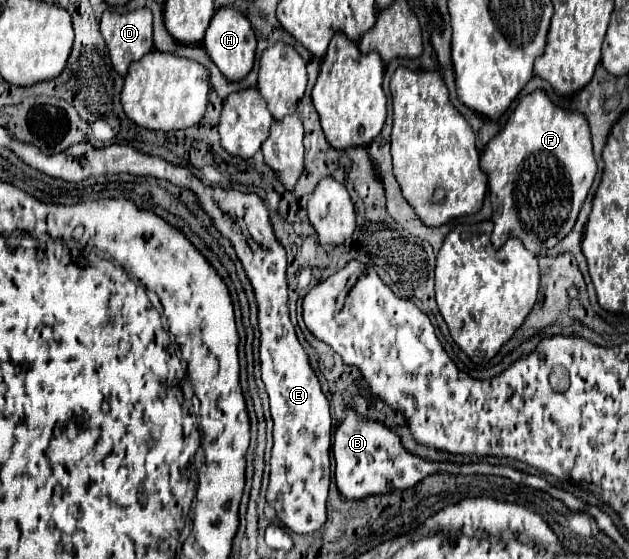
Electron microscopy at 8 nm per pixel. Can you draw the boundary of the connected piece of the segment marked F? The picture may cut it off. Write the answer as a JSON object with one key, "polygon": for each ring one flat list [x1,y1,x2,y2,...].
{"polygon":[[537,89,519,101,515,111,509,115,505,127,485,145,481,153,481,169,489,177,489,193,495,223,491,241,495,249,503,247,503,243,509,237,517,237,531,253,543,255,573,229,577,213,597,175,597,163,591,149,587,119,579,111,557,107,555,103,551,103,545,91]]}

